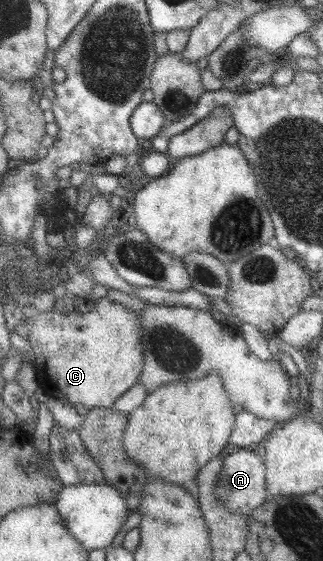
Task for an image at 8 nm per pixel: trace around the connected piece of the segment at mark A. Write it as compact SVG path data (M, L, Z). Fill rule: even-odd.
M239 448L235 453L228 454L223 459L217 481L213 485L213 496L221 500L227 510L241 512L248 516L266 500L267 490L265 490L263 463L263 459L259 458L255 451Z

